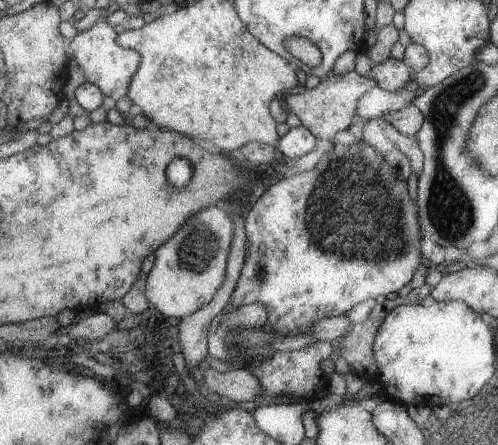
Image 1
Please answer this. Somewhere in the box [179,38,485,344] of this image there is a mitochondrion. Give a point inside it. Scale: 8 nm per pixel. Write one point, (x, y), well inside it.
(368, 225)

